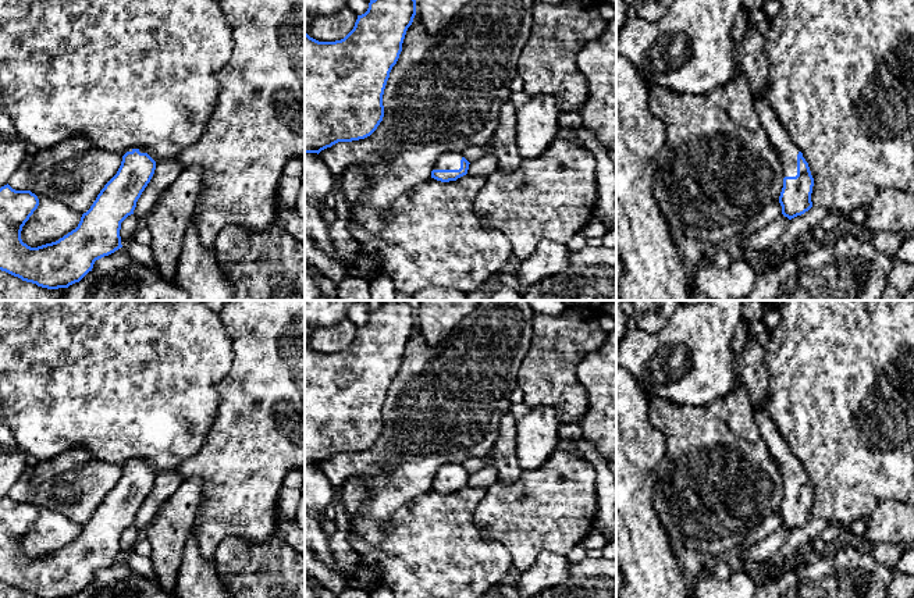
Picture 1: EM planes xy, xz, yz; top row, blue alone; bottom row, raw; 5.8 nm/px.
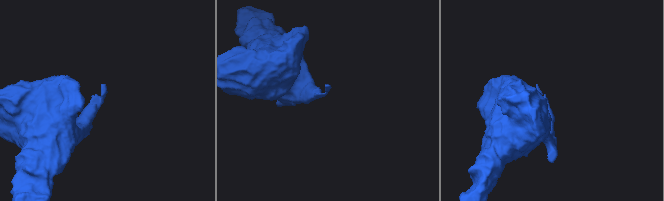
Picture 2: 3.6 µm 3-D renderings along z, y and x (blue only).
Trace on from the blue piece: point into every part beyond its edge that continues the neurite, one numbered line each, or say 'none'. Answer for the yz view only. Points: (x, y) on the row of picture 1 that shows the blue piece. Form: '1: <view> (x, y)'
1: yz (788, 152)

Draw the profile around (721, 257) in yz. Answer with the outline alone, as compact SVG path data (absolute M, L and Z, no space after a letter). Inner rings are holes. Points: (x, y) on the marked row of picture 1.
M725 246L712 249L712 263L718 268L726 268L732 263L732 257Z

